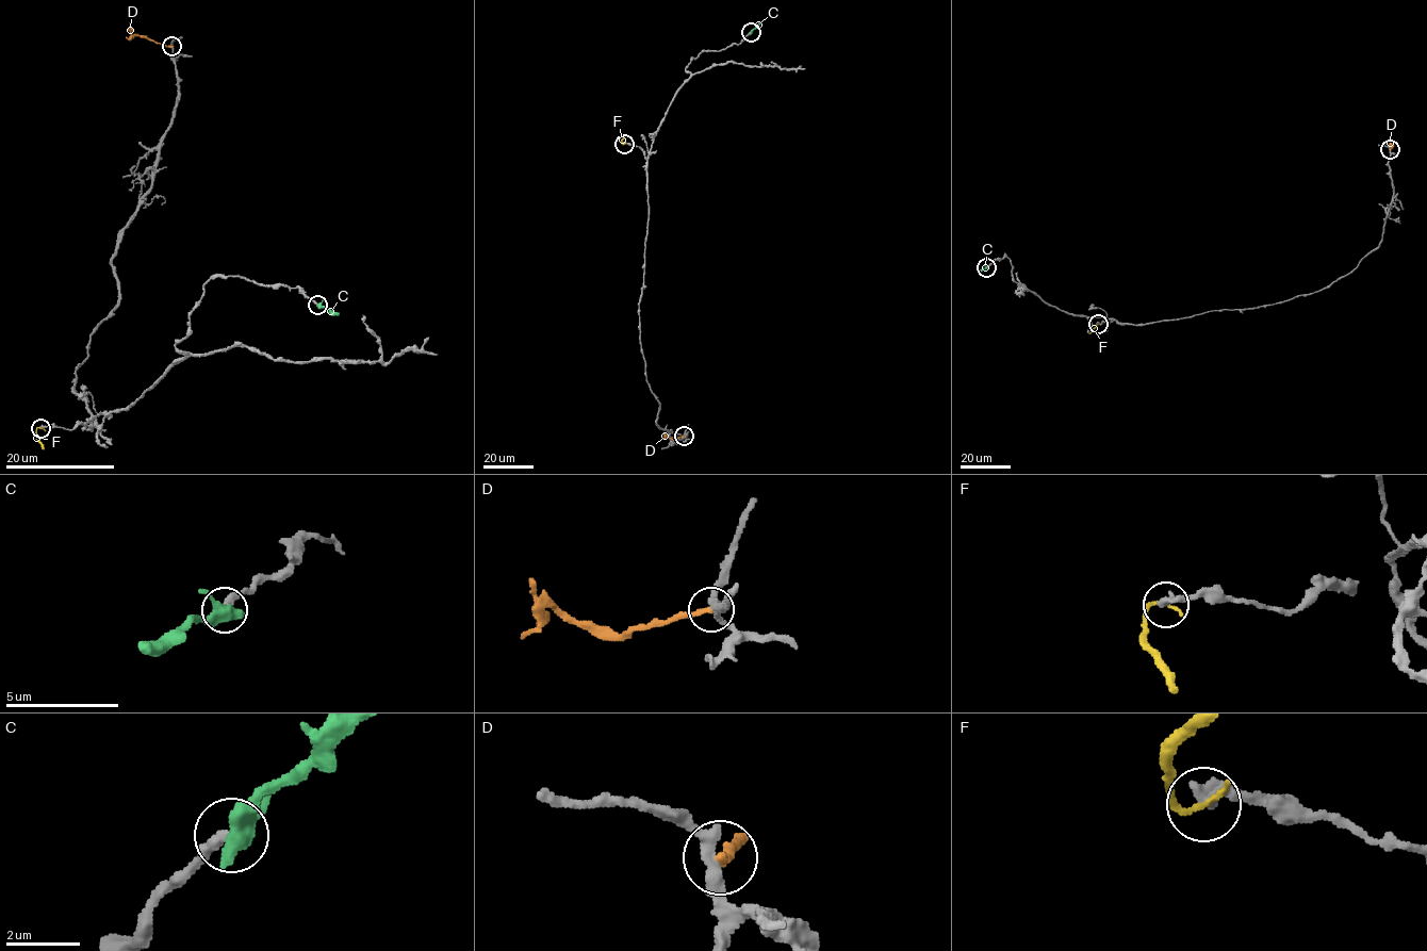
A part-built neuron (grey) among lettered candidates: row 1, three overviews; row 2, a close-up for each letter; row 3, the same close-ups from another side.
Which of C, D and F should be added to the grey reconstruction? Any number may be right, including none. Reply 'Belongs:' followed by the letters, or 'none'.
Belongs: none

